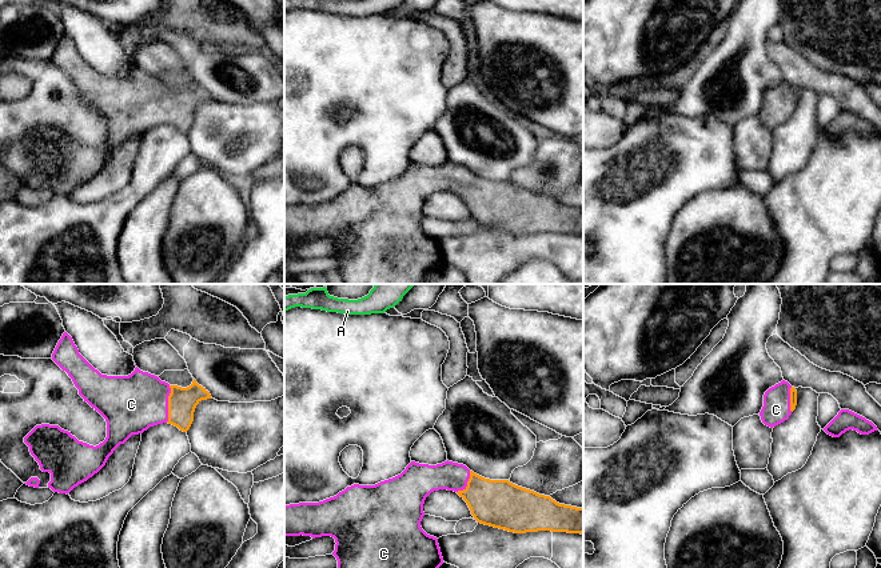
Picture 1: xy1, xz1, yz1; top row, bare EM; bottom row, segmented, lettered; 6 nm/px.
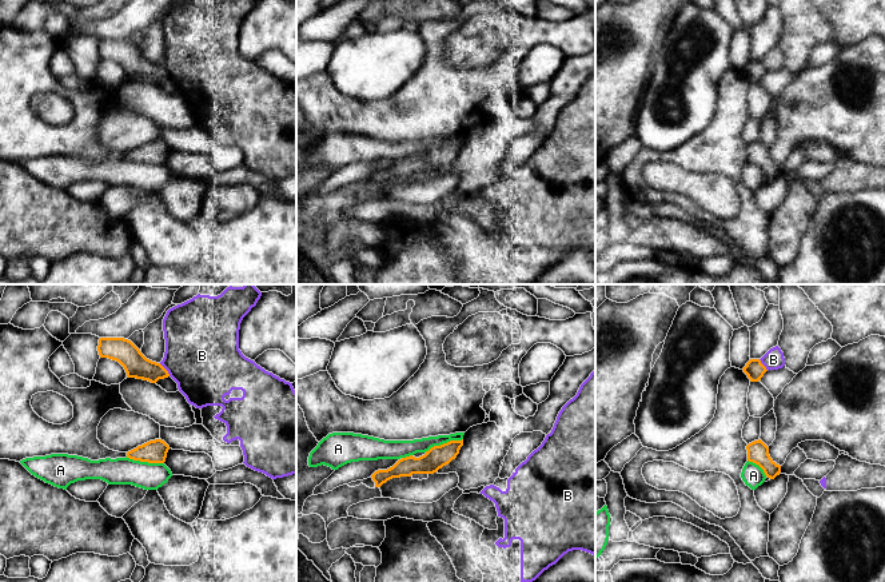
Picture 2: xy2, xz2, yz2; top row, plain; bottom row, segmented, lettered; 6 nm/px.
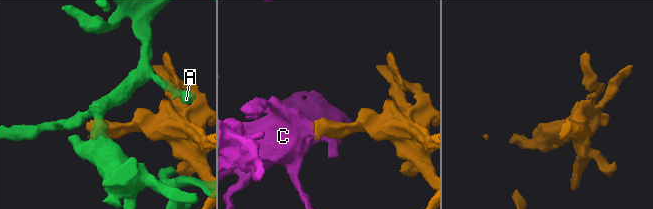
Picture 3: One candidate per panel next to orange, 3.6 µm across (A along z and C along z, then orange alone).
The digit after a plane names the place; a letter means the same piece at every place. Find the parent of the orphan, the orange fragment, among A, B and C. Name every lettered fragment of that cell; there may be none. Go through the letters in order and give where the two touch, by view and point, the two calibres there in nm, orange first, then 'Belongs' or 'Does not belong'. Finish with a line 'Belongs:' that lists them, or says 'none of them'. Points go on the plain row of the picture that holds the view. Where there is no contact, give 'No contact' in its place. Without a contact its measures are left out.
A: Touches orange at xy2 (144, 162). Thickness 140 nm (orange) against 160 nm. Does not belong
B: Touches orange at xy2 (166, 71). Thickness 150 nm (orange) against 460 nm. Does not belong
C: Touches orange at xy1 (168, 106). Thickness 180 nm (orange) against 360 nm. Belongs
Belongs: C

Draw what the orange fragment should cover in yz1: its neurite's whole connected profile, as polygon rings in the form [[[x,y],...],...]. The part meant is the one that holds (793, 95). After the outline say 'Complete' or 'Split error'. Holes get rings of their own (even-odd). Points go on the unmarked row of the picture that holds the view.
[[[782,81],[764,96],[764,108],[760,113],[765,127],[773,129],[789,120],[797,107],[797,92]]]. Split error

